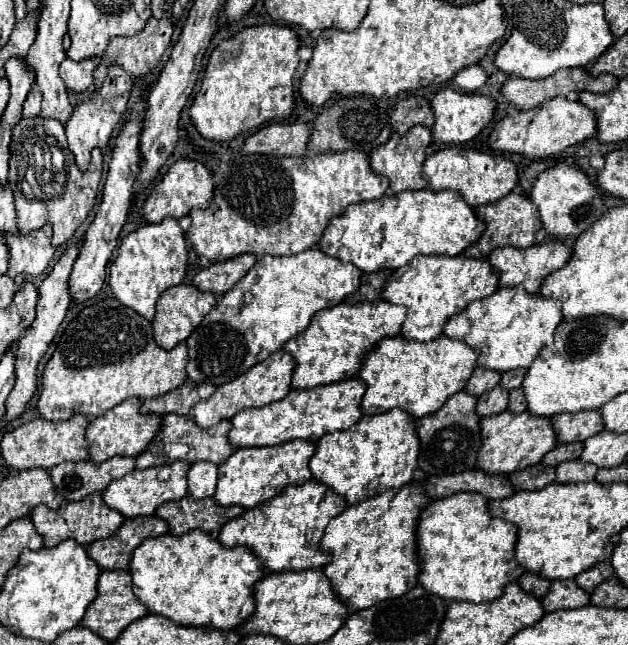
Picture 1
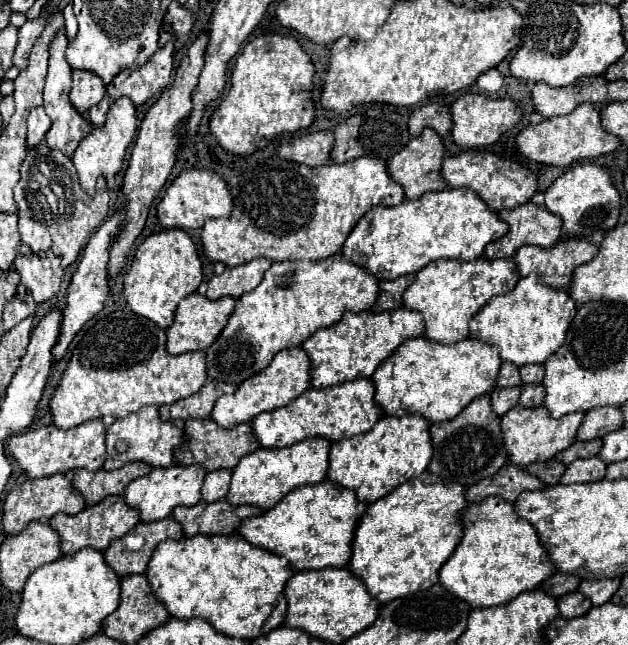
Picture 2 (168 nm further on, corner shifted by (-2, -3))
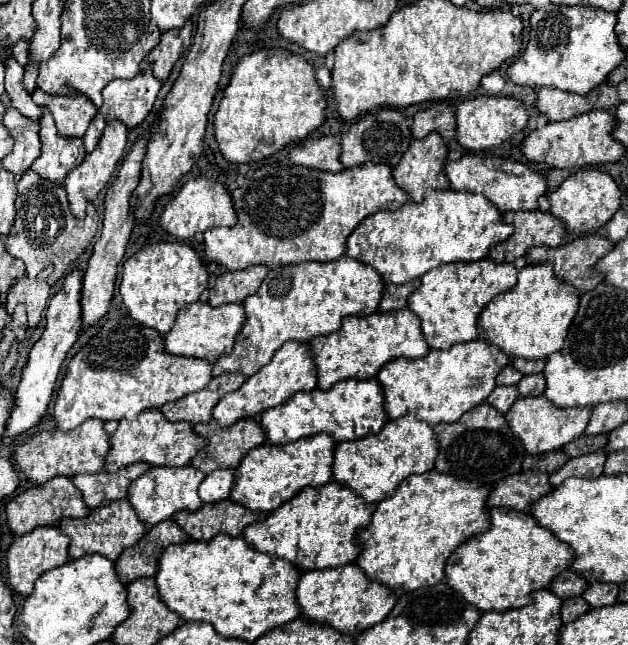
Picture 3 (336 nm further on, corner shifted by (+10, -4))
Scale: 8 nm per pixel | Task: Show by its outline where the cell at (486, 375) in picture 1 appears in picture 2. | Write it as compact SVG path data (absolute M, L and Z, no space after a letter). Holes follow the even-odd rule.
M504 363L498 375L498 387L514 387L514 385L522 385L520 381L520 369L512 363Z

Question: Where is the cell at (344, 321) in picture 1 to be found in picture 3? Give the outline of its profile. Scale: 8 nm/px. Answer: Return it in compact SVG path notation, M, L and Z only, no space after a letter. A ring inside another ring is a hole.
M404 308L392 312L374 312L370 316L346 316L340 330L318 336L310 342L312 358L318 370L318 388L328 390L340 380L374 378L378 370L394 358L420 358L430 348L422 336L418 316Z

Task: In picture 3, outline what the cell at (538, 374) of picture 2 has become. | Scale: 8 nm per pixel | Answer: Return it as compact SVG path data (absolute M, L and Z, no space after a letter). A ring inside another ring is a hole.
M516 358L512 364L514 364L514 368L516 368L518 372L522 372L524 376L526 376L526 374L542 372L542 368L544 368L544 360L522 360L522 358Z

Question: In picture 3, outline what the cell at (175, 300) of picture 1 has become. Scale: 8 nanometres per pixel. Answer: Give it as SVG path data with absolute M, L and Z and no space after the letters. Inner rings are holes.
M194 302L178 310L176 322L164 338L164 350L176 356L198 356L208 362L214 362L220 354L228 354L228 350L232 350L232 342L242 324L244 324L242 304L220 304L214 308L206 302Z

